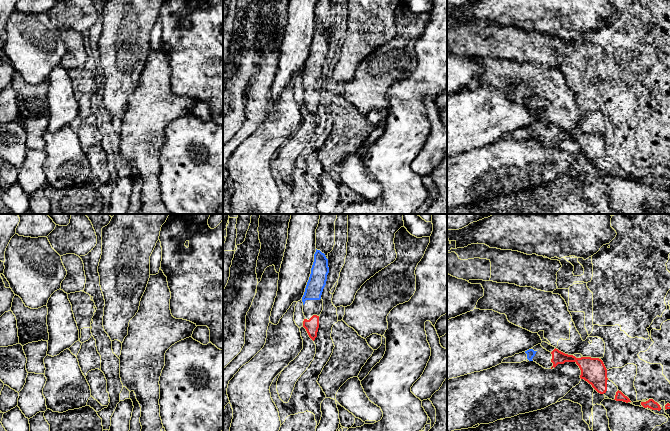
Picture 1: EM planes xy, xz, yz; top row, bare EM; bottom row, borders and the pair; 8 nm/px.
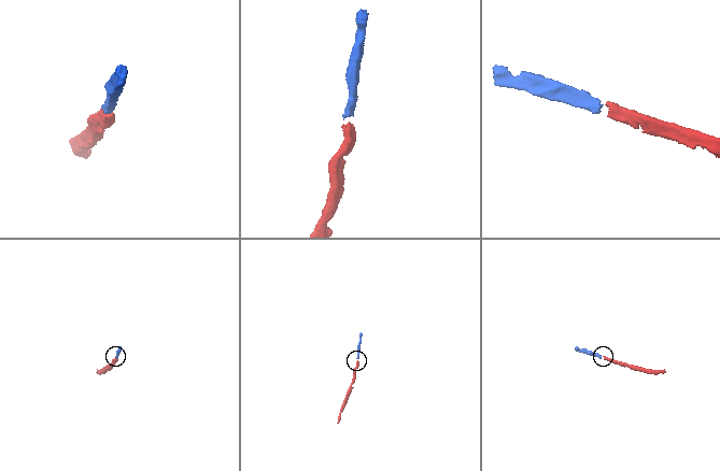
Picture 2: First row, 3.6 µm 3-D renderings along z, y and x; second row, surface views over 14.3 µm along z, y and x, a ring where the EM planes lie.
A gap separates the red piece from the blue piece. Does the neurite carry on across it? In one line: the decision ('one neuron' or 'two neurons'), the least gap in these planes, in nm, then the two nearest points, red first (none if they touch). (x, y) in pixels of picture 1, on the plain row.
one neuron | 120 nm | xz (313, 91), (303, 80)

